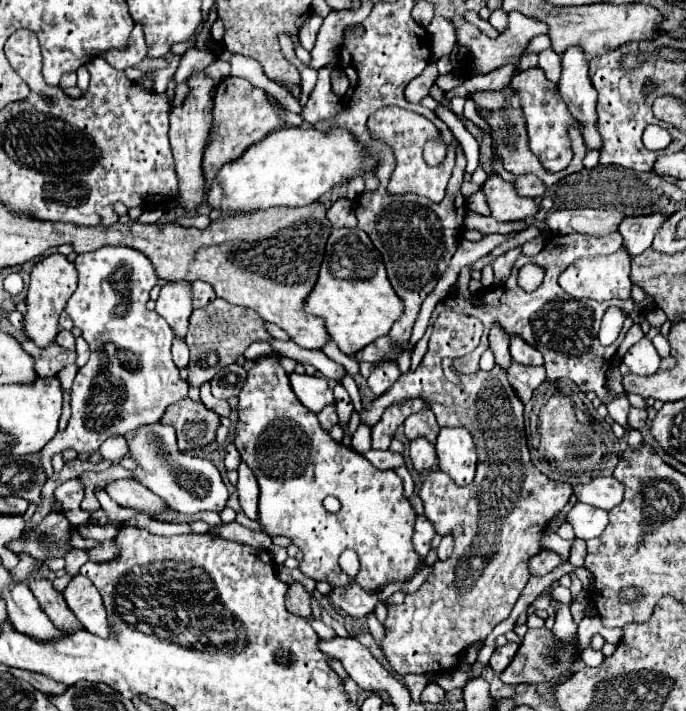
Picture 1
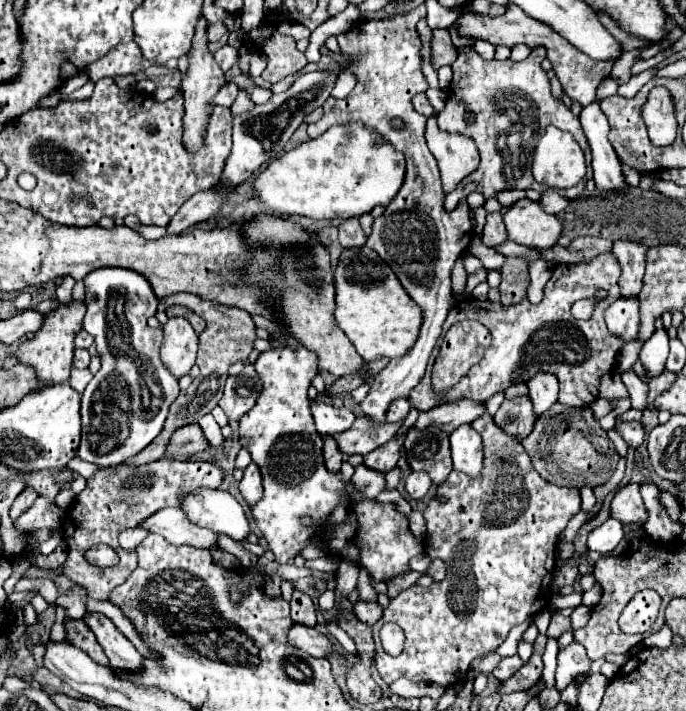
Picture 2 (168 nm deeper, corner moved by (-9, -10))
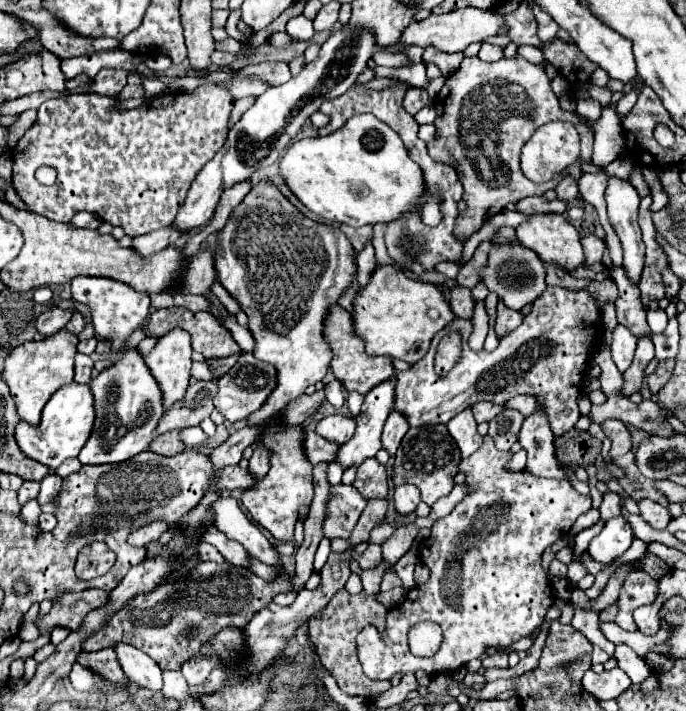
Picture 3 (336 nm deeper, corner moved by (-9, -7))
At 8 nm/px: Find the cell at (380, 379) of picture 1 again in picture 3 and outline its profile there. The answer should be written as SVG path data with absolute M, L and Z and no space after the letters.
M392 412L384 424L384 432L382 432L382 448L386 448L390 454L396 452L402 436L408 432L410 424L408 418L402 412Z

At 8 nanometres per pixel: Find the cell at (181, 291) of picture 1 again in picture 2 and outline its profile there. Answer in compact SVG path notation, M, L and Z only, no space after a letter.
M172 317L164 325L164 341L160 347L162 365L176 377L184 377L196 359L198 335L184 317Z

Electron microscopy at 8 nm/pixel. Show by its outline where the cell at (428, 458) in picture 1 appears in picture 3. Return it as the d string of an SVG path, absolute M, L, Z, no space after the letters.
M402 484L402 486L396 486L396 492L394 492L394 504L396 504L396 510L400 514L410 514L416 510L416 506L420 504L420 492L414 484Z

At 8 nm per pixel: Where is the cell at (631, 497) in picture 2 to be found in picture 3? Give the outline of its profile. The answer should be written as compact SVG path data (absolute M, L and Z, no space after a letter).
M642 498L638 500L638 508L640 508L640 516L652 526L652 528L658 528L658 530L664 530L666 524L670 522L670 512L666 506L654 502L654 500L648 500L648 498Z

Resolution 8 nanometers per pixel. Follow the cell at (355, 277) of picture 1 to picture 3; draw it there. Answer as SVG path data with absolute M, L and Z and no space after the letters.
M376 264L370 282L356 292L350 314L354 336L366 344L366 354L400 358L408 364L416 364L426 354L432 336L454 318L434 284L410 280L392 264Z

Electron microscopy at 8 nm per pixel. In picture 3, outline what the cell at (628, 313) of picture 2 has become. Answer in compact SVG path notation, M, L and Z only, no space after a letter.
M616 324L616 328L612 330L612 344L610 344L610 350L612 350L612 358L618 366L620 372L624 372L632 358L634 358L634 350L636 350L636 338L634 334L622 326L622 324Z

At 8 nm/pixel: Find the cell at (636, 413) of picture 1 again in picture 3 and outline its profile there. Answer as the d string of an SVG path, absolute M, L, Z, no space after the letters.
M616 418L604 420L602 428L604 428L606 436L612 440L612 450L610 450L612 458L618 458L632 450L632 432L622 420L616 420Z

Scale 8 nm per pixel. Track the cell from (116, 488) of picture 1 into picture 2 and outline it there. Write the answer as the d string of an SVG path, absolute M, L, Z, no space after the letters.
M166 507L156 515L148 517L142 523L142 527L148 529L150 533L162 535L172 545L190 545L198 549L210 549L218 545L218 533L190 523L182 509Z

